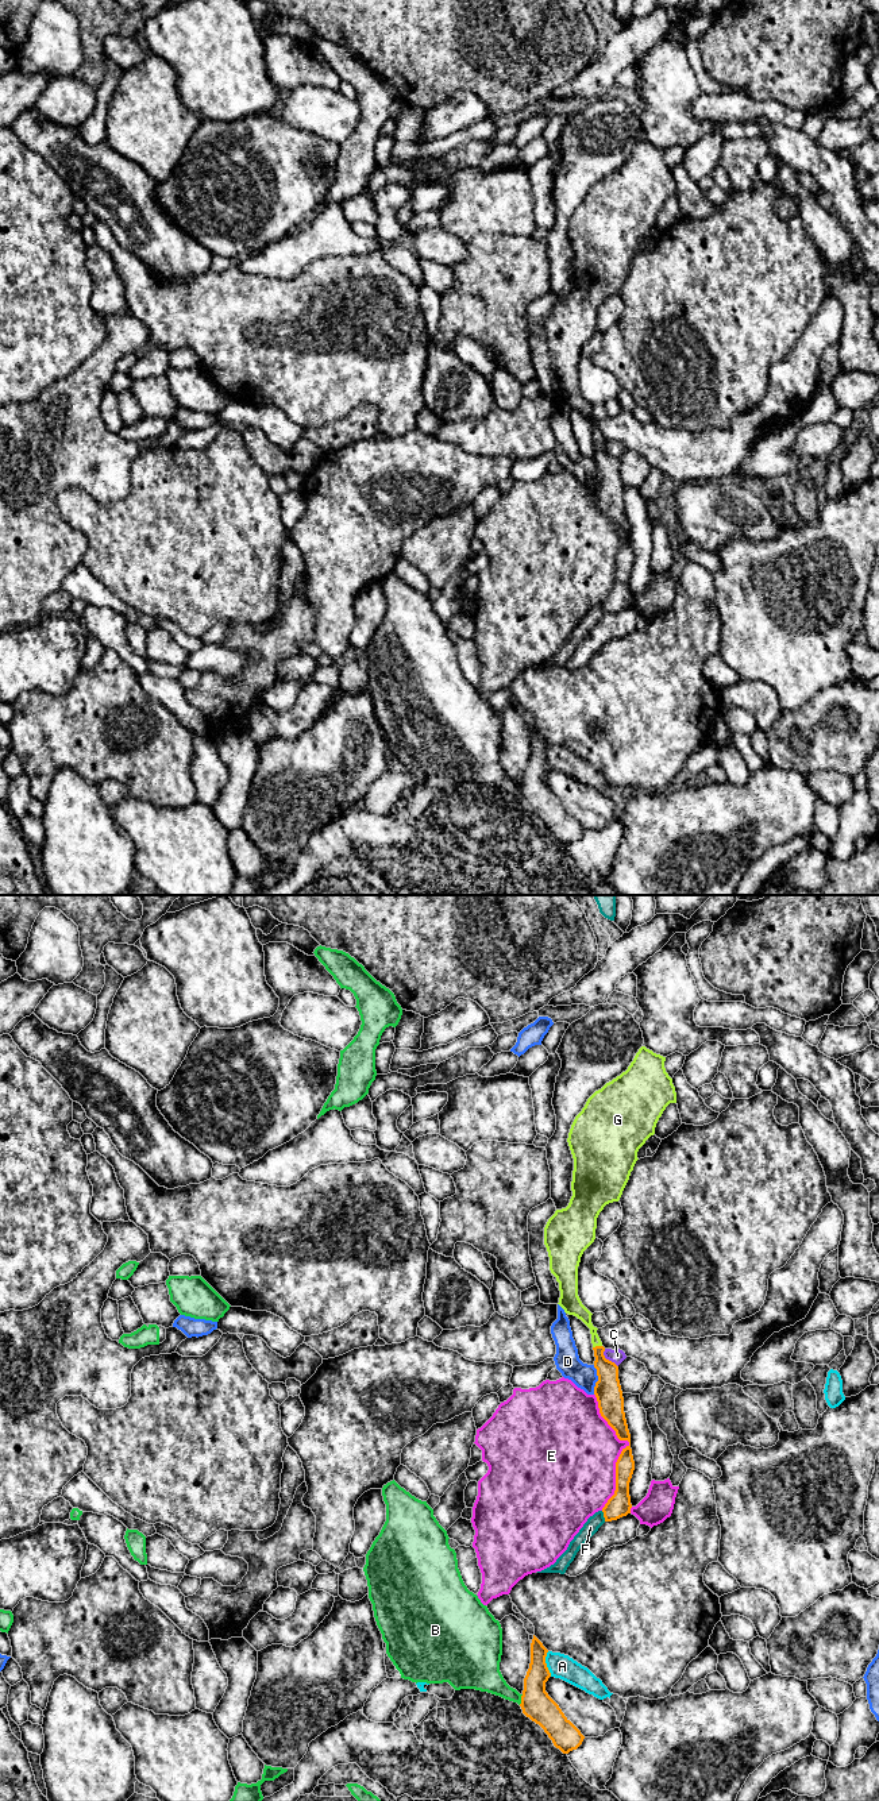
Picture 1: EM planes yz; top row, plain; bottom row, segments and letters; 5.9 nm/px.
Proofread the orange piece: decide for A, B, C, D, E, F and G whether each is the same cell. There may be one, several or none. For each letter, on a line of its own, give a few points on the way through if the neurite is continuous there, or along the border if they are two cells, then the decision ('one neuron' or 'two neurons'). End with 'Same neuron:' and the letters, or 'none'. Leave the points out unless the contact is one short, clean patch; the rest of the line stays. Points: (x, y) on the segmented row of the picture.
A: border along yz (547, 1651), (546, 1666), (551, 1676); two neurons
B: two neurons
C: border along yz (604, 1349), (604, 1356), (617, 1366); two neurons
D: border along yz (593, 1365), (597, 1373), (594, 1393); two neurons
E: two neurons
F: two neurons
G: runs through yz (608, 1387), (597, 1346), (593, 1329), (578, 1310); one neuron
Same neuron: G

